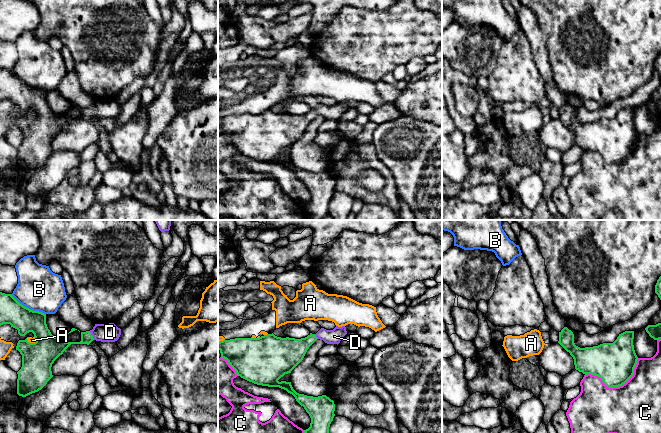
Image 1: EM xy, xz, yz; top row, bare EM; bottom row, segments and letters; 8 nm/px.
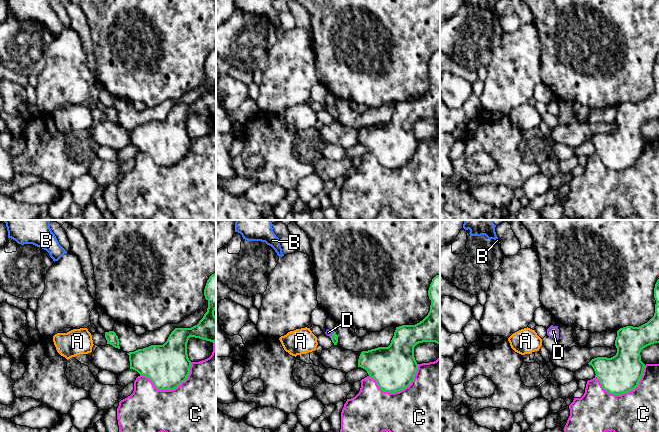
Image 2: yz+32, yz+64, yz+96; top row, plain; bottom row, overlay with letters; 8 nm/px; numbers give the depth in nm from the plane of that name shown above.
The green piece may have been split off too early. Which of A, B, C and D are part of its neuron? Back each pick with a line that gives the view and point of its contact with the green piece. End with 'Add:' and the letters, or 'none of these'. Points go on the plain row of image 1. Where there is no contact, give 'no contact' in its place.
D: xy (91, 111)
Add: D

